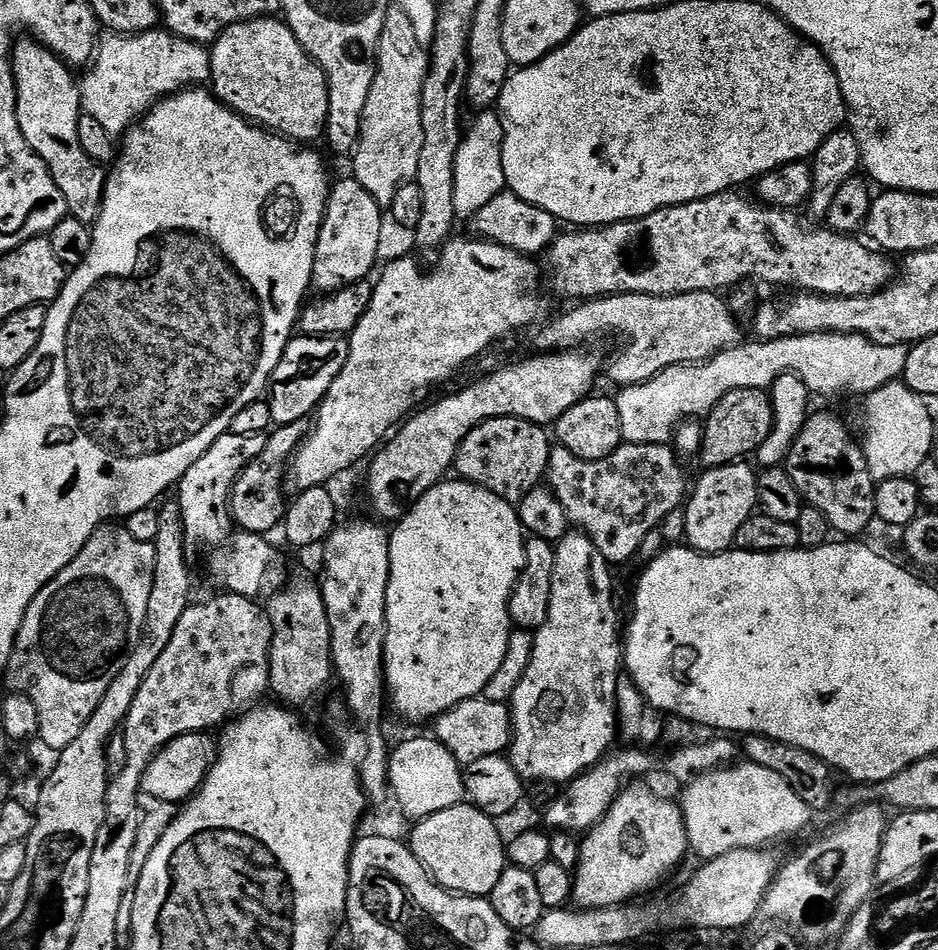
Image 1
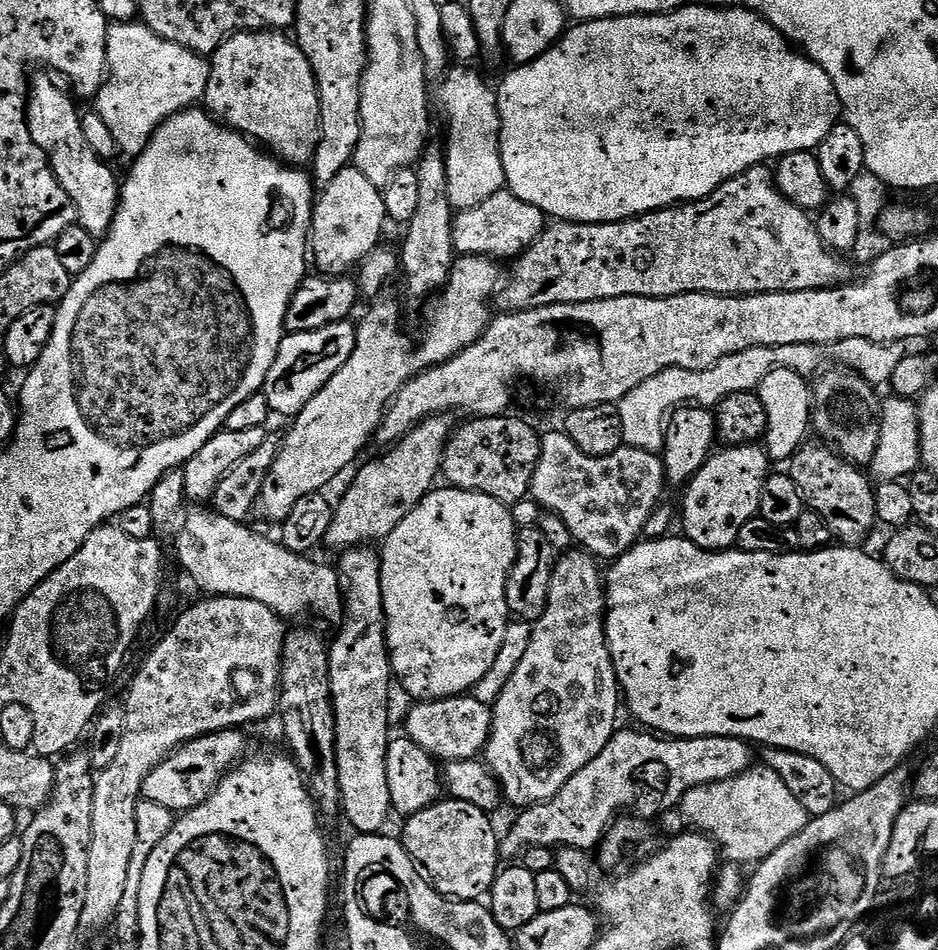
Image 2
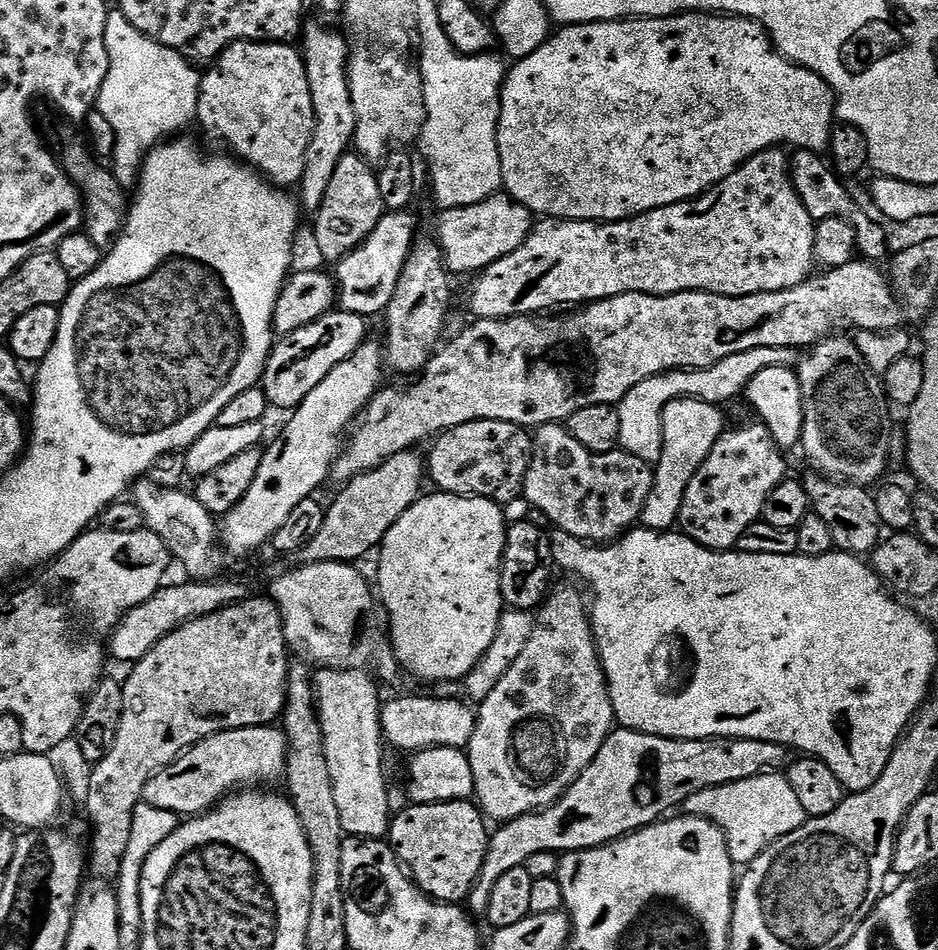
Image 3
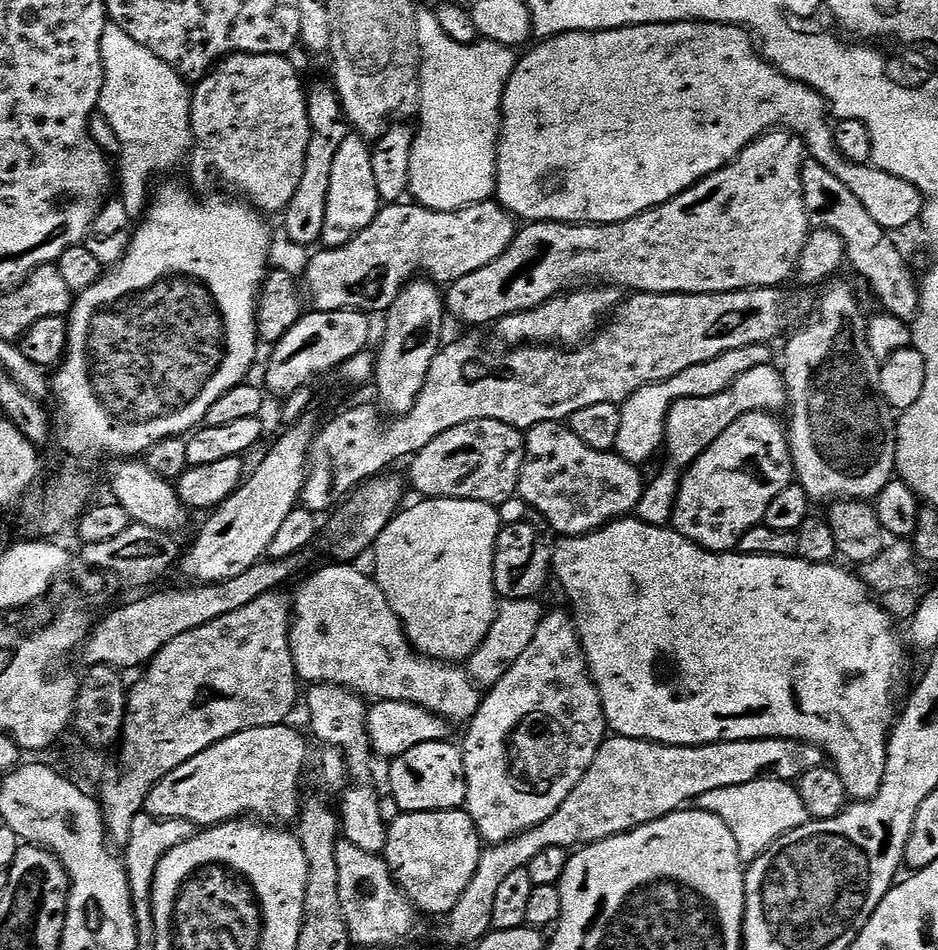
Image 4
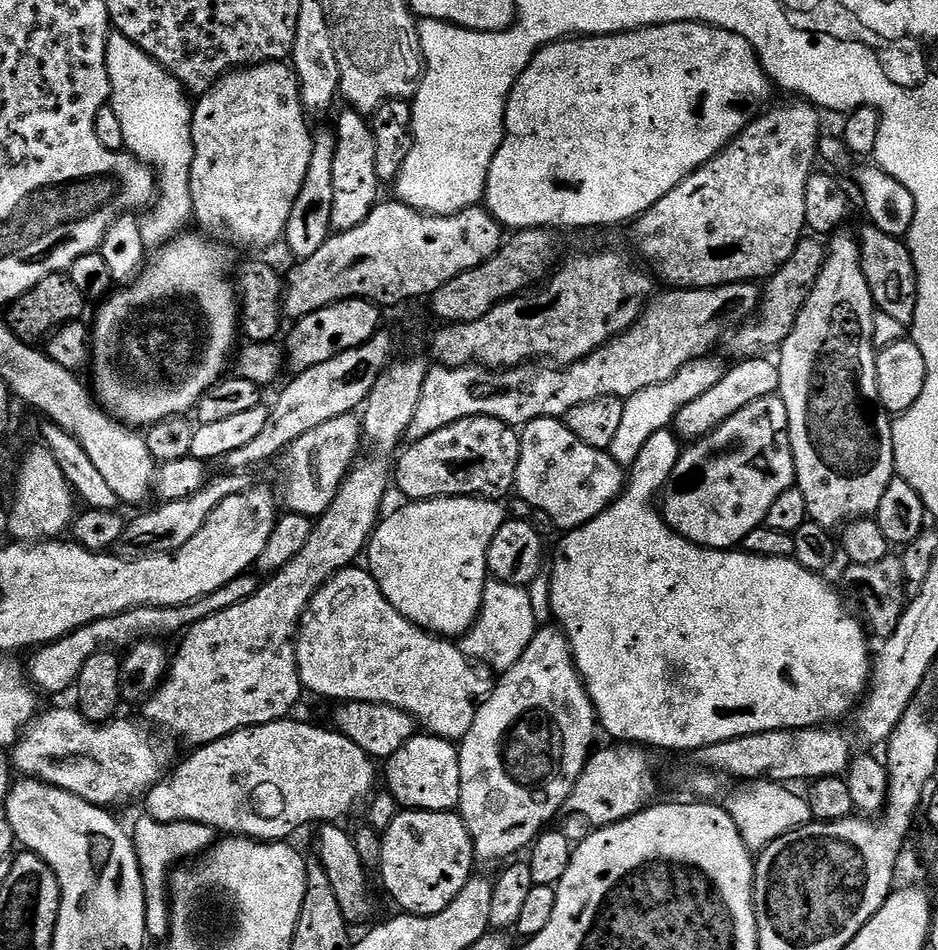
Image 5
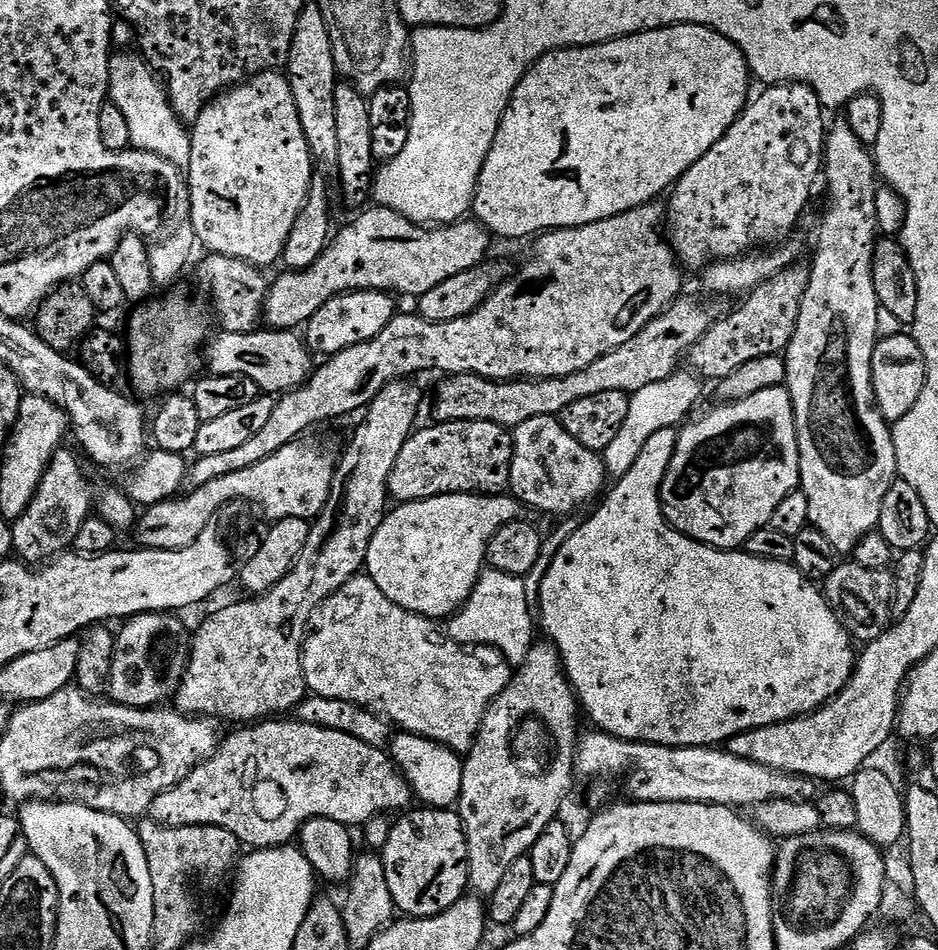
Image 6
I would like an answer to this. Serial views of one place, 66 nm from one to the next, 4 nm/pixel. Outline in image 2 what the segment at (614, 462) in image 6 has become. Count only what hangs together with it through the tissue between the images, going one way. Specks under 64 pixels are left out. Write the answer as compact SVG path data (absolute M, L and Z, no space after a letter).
M806 343L777 348L751 348L738 354L730 354L714 367L701 372L681 368L662 370L662 374L646 378L642 386L630 390L630 394L620 400L618 415L622 422L624 444L638 450L663 453L665 425L673 410L683 405L715 406L730 394L756 392L762 380L775 368L791 369L807 378L813 377L820 360L818 352L817 347Z

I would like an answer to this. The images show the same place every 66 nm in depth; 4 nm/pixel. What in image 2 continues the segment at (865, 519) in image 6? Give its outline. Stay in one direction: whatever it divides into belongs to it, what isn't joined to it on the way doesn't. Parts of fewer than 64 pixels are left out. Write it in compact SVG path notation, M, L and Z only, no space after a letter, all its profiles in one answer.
M833 366L820 381L815 381L812 393L812 419L811 431L820 435L817 436L823 443L827 444L836 455L857 466L868 466L878 450L879 432L881 425L881 397L876 397L877 389L869 384L859 375L845 366Z

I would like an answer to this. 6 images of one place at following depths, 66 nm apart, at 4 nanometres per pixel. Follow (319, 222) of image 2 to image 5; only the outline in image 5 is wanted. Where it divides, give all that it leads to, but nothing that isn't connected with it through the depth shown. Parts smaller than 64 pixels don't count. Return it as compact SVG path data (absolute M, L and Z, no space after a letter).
M347 110L336 120L336 154L334 156L334 210L332 226L345 232L362 222L376 209L382 185L376 173L376 134L367 119L355 110Z

